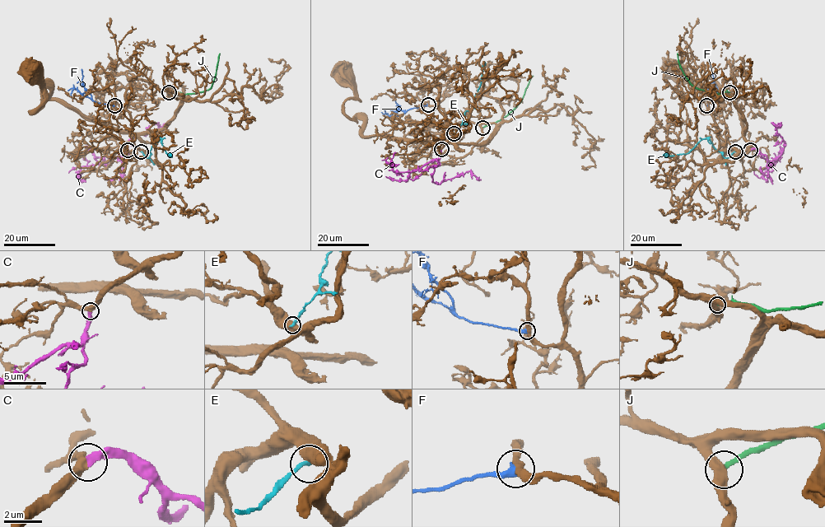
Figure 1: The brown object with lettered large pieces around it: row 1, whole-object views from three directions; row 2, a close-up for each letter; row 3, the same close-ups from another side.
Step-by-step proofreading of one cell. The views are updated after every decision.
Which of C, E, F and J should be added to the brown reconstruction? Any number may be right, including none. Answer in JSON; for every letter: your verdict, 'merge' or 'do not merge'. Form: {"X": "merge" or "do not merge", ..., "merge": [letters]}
{"C": "merge", "E": "do not merge", "F": "do not merge", "J": "do not merge", "merge": ["C"]}

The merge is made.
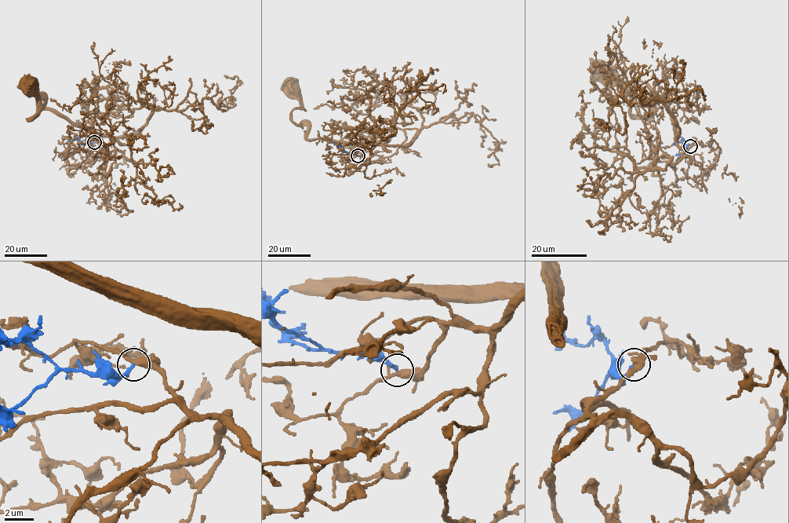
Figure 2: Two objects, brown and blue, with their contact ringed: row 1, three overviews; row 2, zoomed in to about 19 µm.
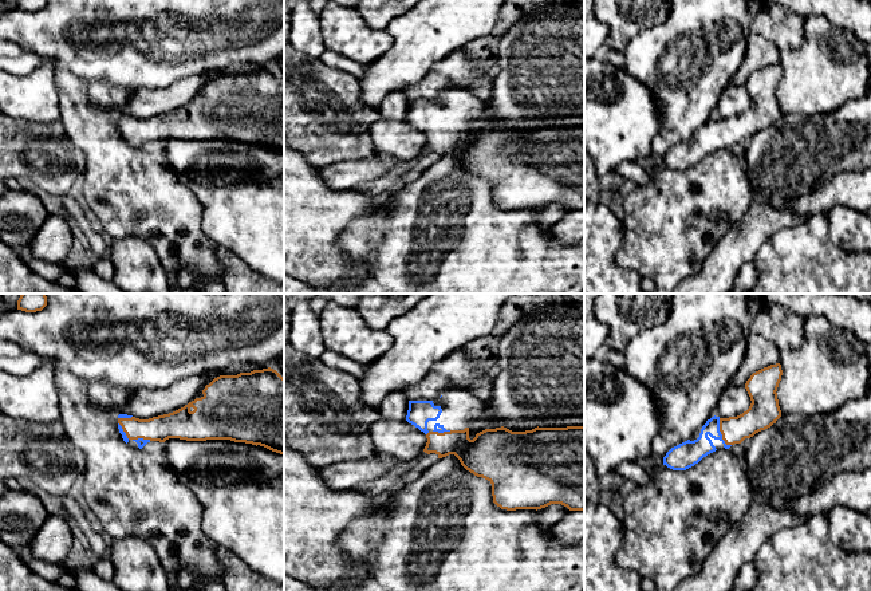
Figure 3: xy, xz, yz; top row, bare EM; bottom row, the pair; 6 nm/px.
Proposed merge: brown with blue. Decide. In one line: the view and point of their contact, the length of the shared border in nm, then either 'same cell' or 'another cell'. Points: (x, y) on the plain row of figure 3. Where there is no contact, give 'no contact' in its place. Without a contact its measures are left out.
contact yz (721, 133); length 180 nm; same cell

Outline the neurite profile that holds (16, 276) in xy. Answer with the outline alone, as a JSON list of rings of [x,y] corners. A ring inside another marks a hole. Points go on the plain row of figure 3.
[[[0,240],[0,293],[80,293],[35,273],[15,249]]]

